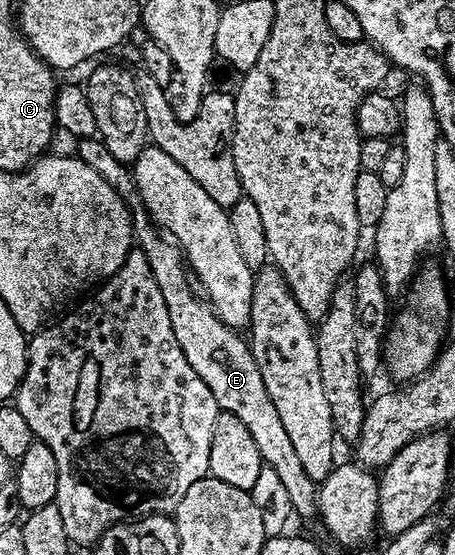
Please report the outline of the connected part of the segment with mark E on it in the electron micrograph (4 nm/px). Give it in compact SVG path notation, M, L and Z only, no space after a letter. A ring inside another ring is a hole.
M98 136L80 137L79 152L77 154L113 191L119 193L119 198L127 204L131 214L131 224L133 226L133 241L139 250L149 259L149 269L153 271L153 277L157 279L157 287L161 287L161 296L165 298L165 307L169 311L169 323L173 323L173 335L177 343L181 343L181 351L185 351L185 359L197 375L201 375L201 383L213 391L213 399L217 399L220 410L229 415L237 415L245 427L249 427L249 435L253 435L253 441L257 443L257 451L261 451L264 466L273 471L281 478L281 483L285 486L285 491L289 495L294 516L311 517L316 516L319 509L319 498L317 496L317 482L309 479L305 475L305 467L301 467L301 459L297 456L297 451L293 447L293 442L289 440L289 434L285 431L285 426L281 423L281 418L277 416L277 407L273 407L273 399L269 399L269 391L265 391L265 379L261 379L261 367L257 367L257 359L253 359L253 351L250 344L245 340L244 334L237 329L231 329L215 314L215 308L211 306L210 301L197 288L193 280L193 274L188 266L187 258L183 256L182 247L177 244L168 234L164 233L151 216L147 214L147 208L143 206L141 195L135 189L135 178L132 170L124 162L113 159L113 154L109 152L109 147L100 141Z

